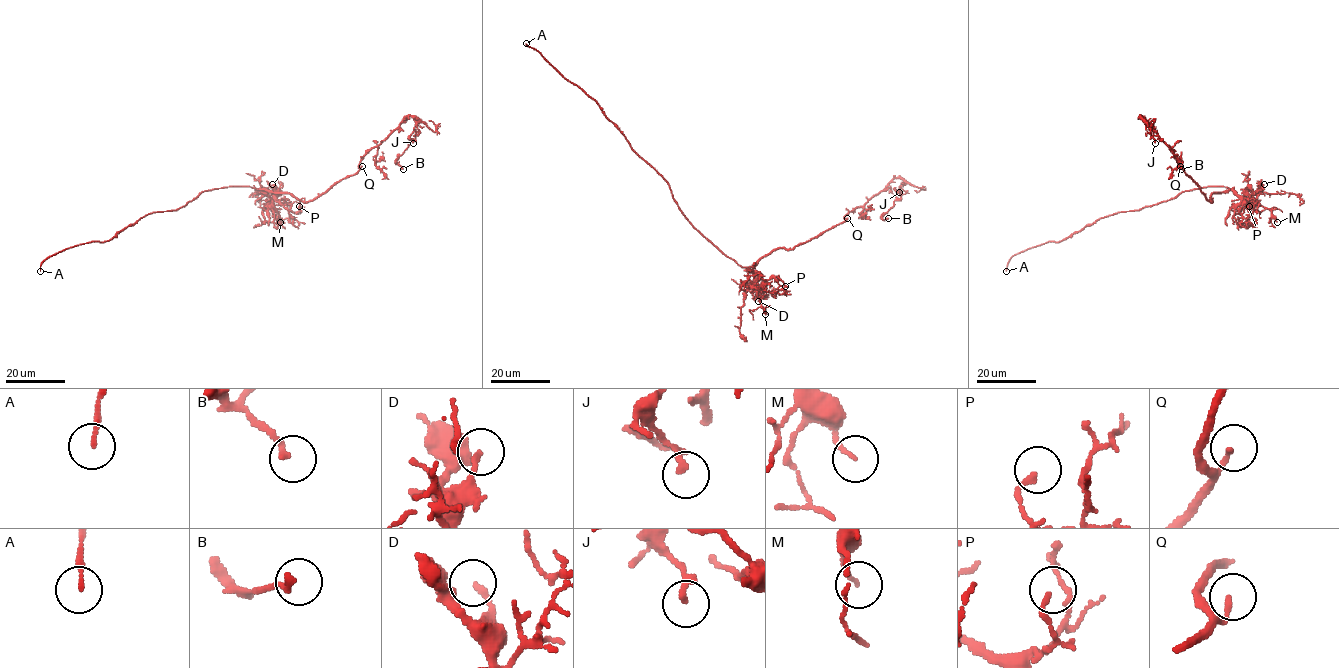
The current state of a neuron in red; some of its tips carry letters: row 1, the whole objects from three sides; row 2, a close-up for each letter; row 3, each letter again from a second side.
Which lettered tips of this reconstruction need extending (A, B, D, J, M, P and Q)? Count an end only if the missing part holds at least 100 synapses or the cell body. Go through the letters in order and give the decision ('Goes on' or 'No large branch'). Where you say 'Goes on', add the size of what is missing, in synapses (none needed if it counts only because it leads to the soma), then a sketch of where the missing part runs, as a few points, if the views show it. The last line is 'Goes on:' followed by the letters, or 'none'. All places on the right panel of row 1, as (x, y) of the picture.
A: Goes on
B: No large branch
D: No large branch
J: No large branch
M: No large branch
P: No large branch
Q: No large branch
Goes on: A

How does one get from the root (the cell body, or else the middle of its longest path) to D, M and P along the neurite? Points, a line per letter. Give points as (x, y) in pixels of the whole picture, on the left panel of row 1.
D: (243, 187), (262, 190), (272, 201), (275, 198), (272, 184)
M: (243, 187), (262, 190), (278, 211), (280, 222)
P: (243, 187), (262, 190), (271, 201), (284, 200), (293, 212), (299, 211), (299, 206)

